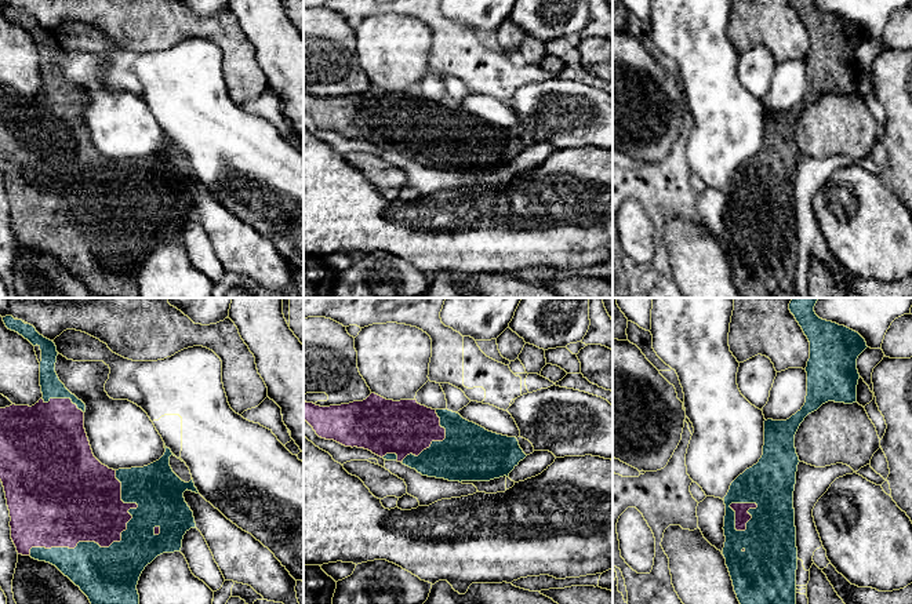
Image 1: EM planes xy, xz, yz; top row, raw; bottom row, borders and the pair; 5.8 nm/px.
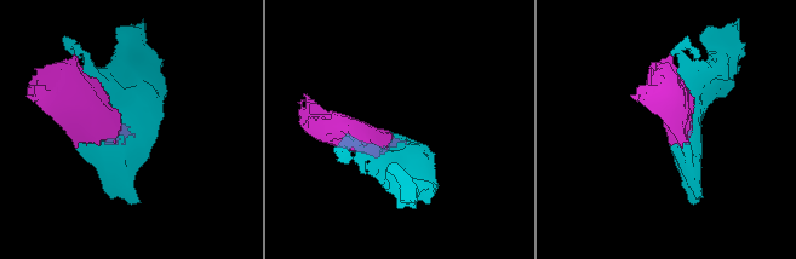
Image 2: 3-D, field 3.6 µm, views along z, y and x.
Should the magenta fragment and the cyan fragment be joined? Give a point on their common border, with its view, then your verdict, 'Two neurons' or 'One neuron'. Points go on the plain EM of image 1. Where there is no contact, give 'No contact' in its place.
Touches magenta at xy (113, 232). One neuron

